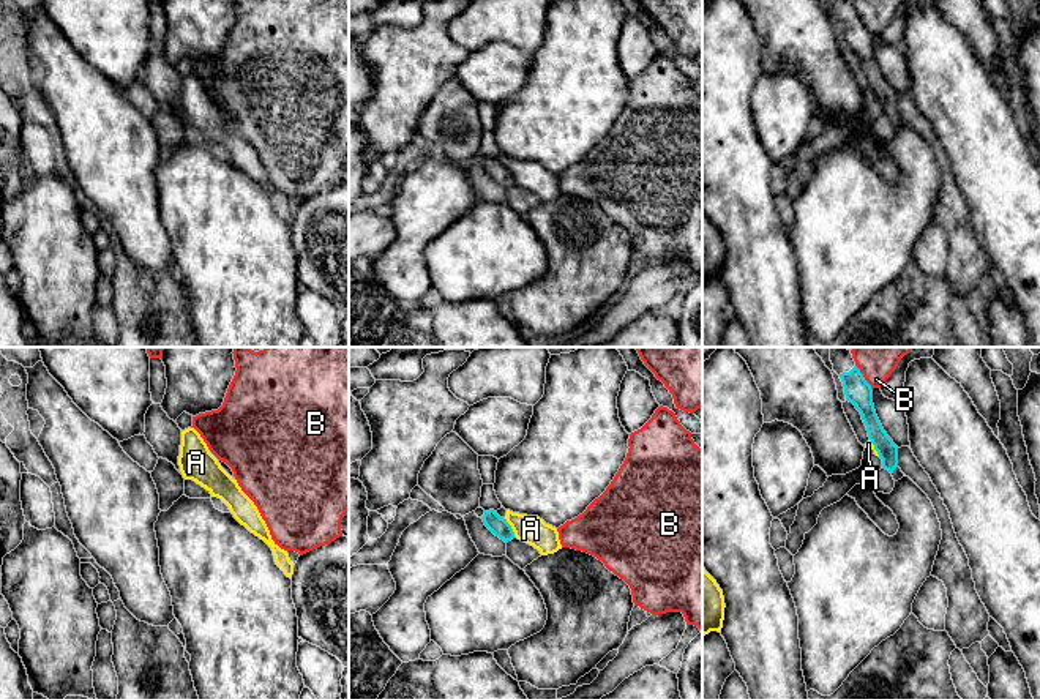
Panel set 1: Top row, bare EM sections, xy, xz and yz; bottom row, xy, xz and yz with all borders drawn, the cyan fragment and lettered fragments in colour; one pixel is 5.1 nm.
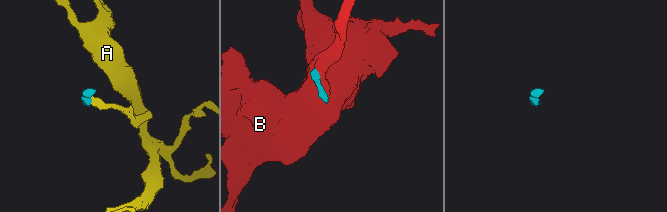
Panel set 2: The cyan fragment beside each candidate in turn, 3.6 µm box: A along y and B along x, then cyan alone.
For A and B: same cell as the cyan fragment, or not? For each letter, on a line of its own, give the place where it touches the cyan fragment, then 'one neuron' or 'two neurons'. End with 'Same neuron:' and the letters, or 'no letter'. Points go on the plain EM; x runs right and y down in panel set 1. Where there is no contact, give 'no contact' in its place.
A: contact xz (510, 174); two neurons
B: contact yz (864, 24); two neurons
Same neuron: no letter

